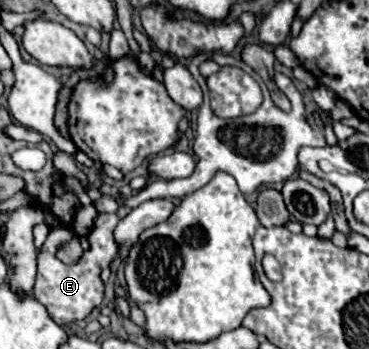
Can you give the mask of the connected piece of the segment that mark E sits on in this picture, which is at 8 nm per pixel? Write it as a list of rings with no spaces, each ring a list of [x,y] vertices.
[[[120,204],[118,212],[100,214],[94,222],[92,232],[88,234],[92,248],[88,252],[84,252],[84,256],[78,260],[78,264],[72,264],[72,266],[66,266],[56,258],[56,252],[62,248],[62,244],[68,244],[72,238],[70,230],[52,228],[52,232],[48,234],[48,240],[44,242],[42,254],[38,254],[38,274],[36,274],[36,284],[34,284],[34,298],[48,310],[50,318],[58,326],[66,326],[66,324],[84,320],[104,300],[104,282],[100,280],[100,270],[106,268],[118,256],[118,244],[114,240],[114,228],[128,212],[130,212],[130,208]]]

